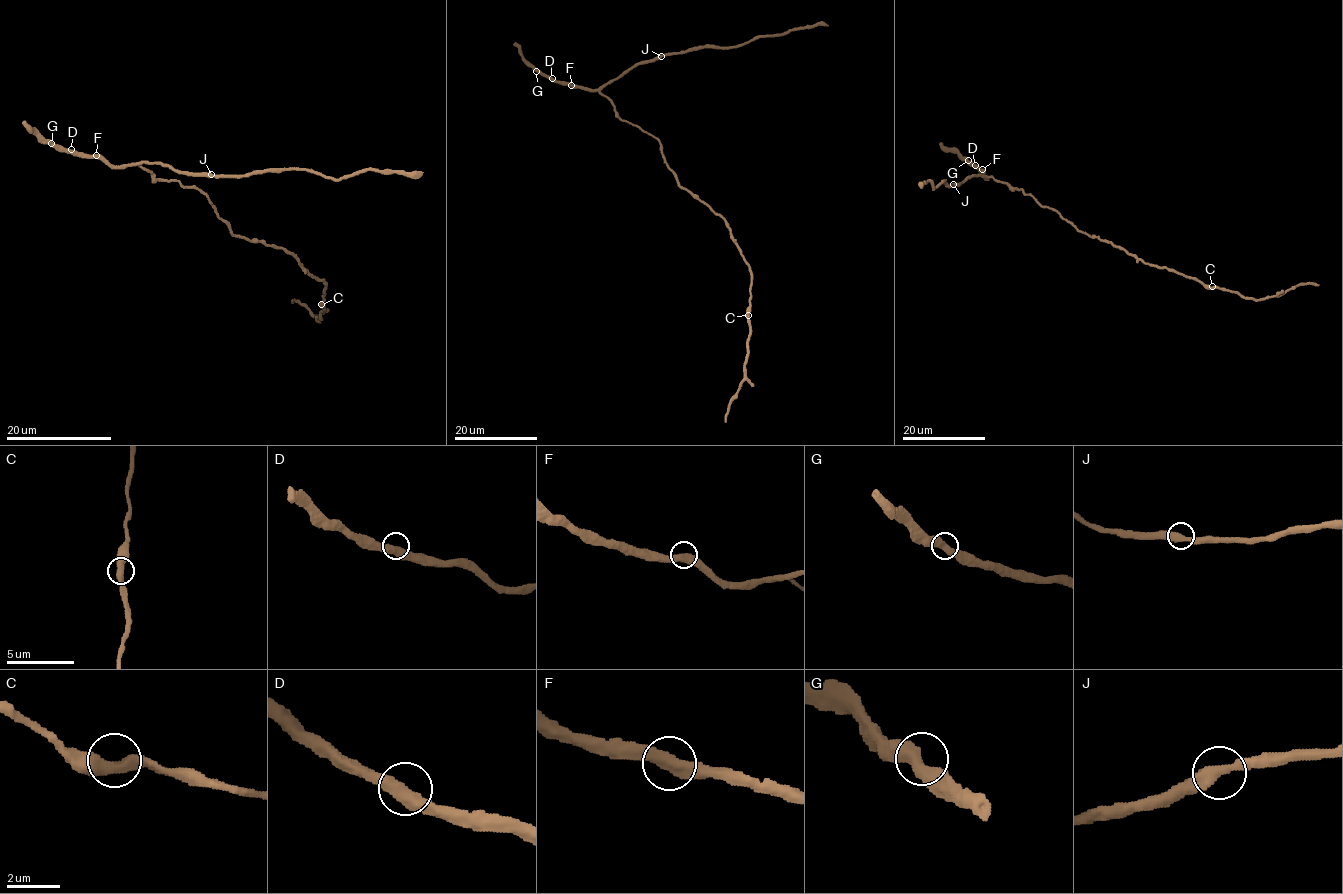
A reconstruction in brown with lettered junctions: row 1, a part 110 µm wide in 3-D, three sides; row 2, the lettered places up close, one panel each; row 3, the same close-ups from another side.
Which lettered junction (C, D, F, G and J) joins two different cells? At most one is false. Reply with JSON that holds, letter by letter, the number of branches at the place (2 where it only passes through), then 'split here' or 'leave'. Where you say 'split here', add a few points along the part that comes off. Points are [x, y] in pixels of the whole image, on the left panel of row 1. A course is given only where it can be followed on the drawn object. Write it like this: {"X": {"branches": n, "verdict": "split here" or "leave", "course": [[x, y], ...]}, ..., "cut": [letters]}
{"C": {"branches": 2, "verdict": "leave"}, "D": {"branches": 2, "verdict": "leave"}, "F": {"branches": 2, "verdict": "leave"}, "G": {"branches": 2, "verdict": "leave"}, "J": {"branches": 2, "verdict": "leave"}, "cut": []}

